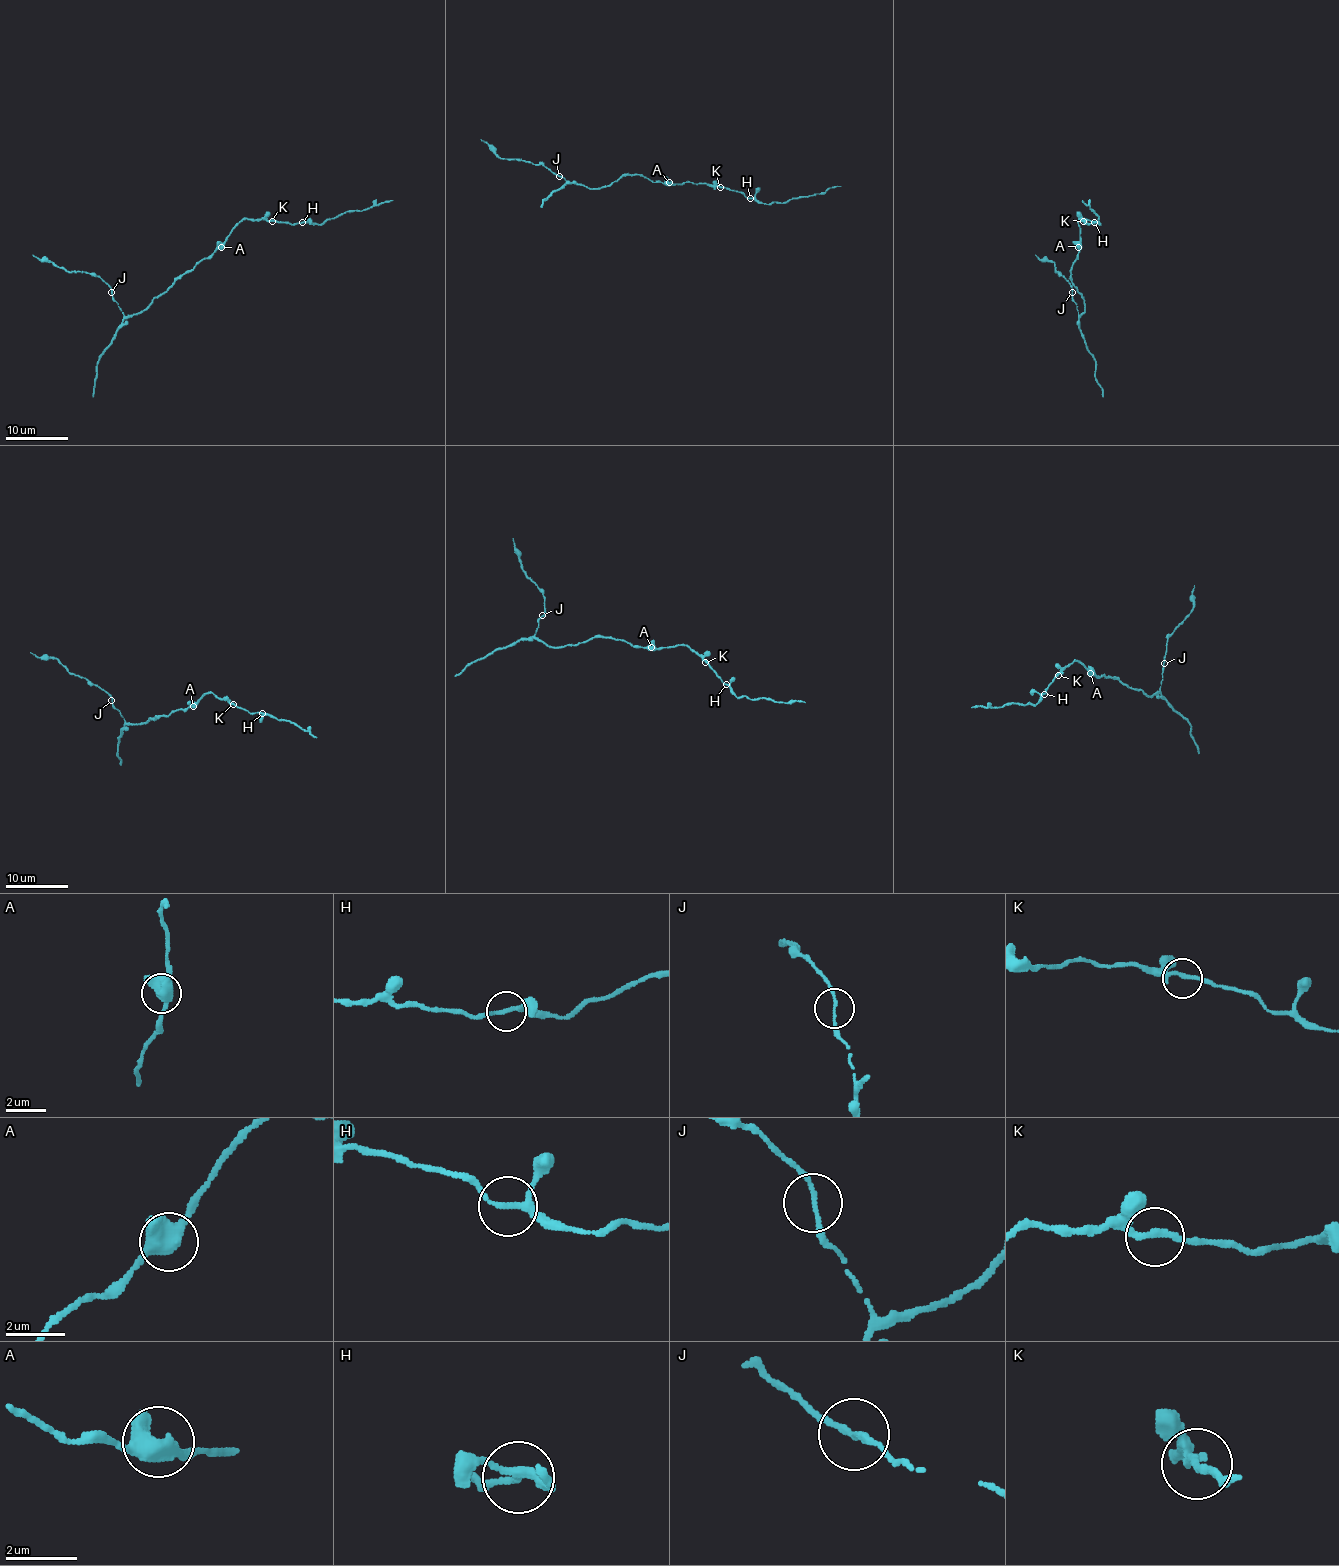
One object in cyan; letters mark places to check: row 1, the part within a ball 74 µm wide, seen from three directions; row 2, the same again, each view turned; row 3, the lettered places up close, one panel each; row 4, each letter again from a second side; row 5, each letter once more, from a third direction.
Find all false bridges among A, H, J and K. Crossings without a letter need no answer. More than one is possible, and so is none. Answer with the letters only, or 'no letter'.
no letter

